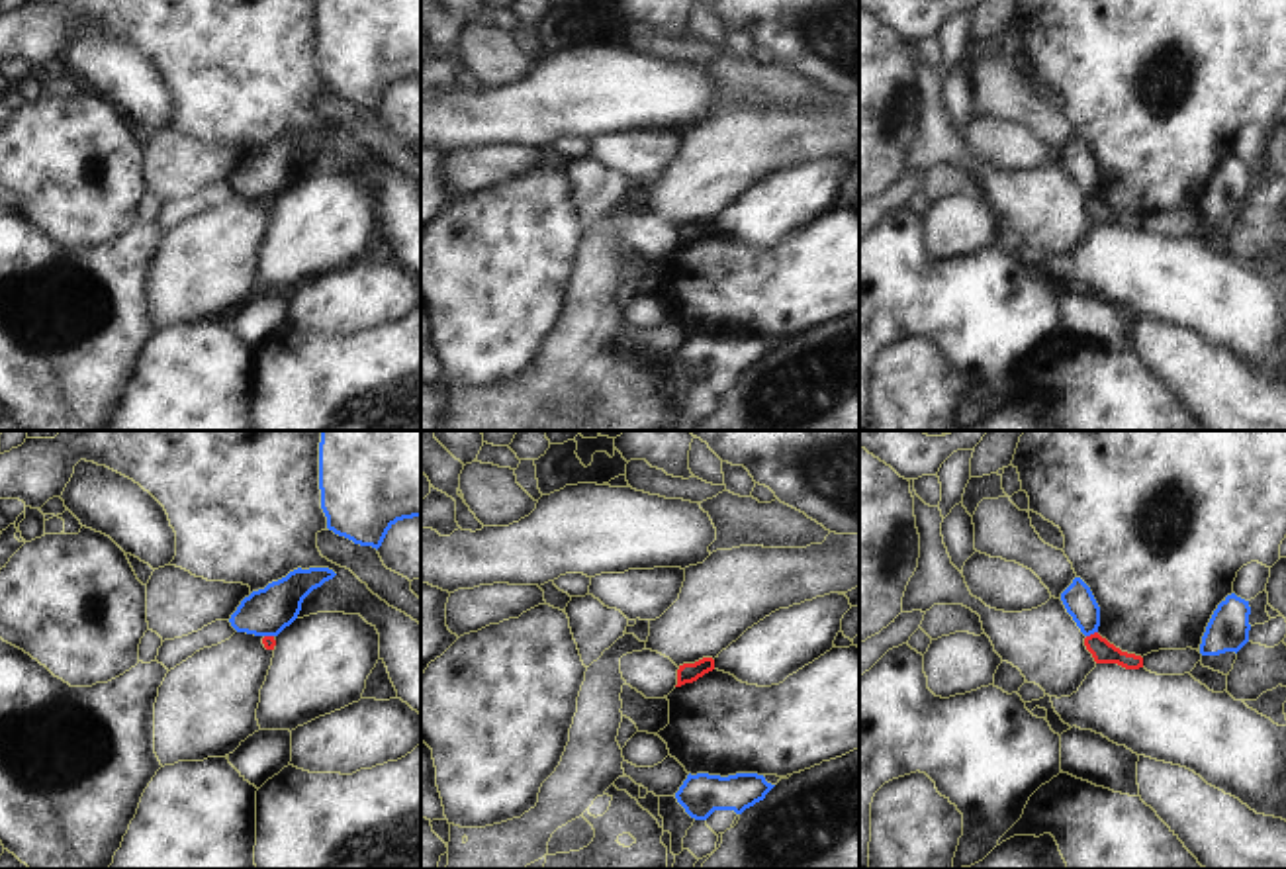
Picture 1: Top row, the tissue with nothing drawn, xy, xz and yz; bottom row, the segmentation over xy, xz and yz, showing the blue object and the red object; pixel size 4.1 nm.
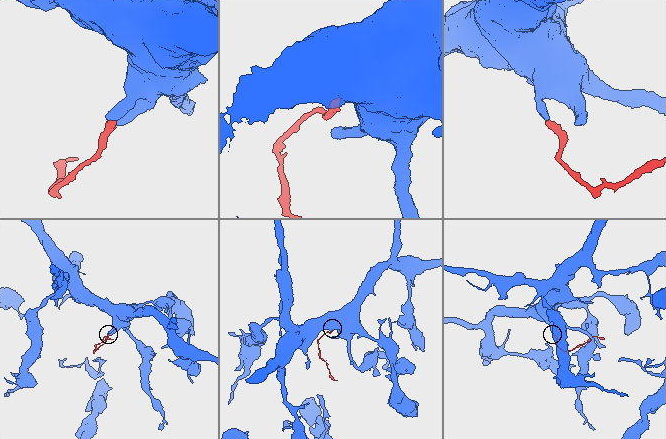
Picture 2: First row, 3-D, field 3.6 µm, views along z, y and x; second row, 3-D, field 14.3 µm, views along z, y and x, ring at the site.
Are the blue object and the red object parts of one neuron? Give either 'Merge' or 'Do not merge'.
Do not merge

